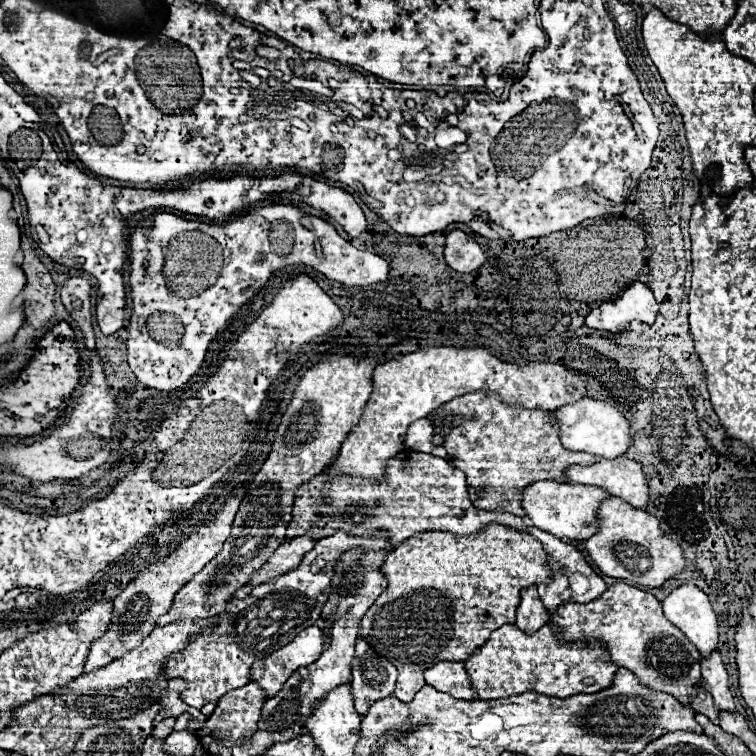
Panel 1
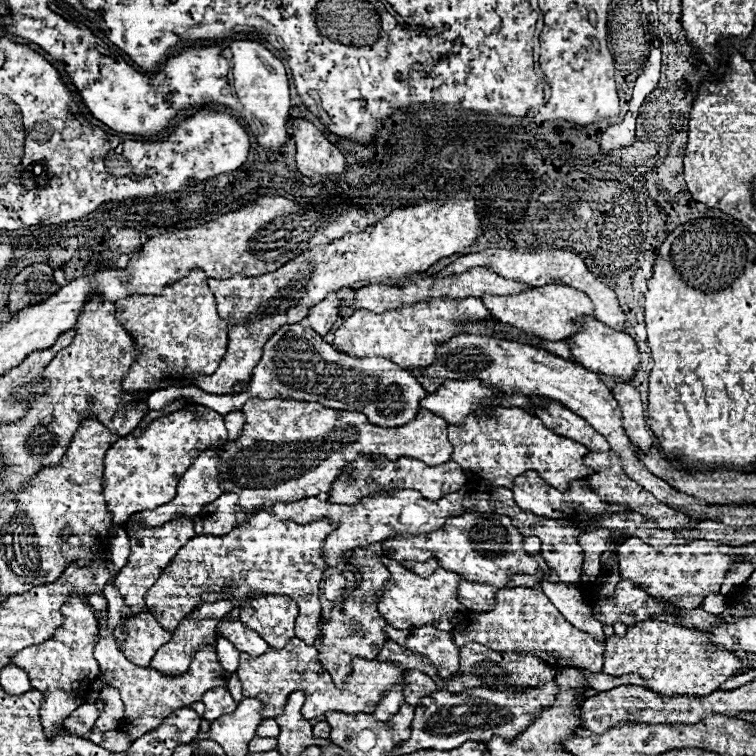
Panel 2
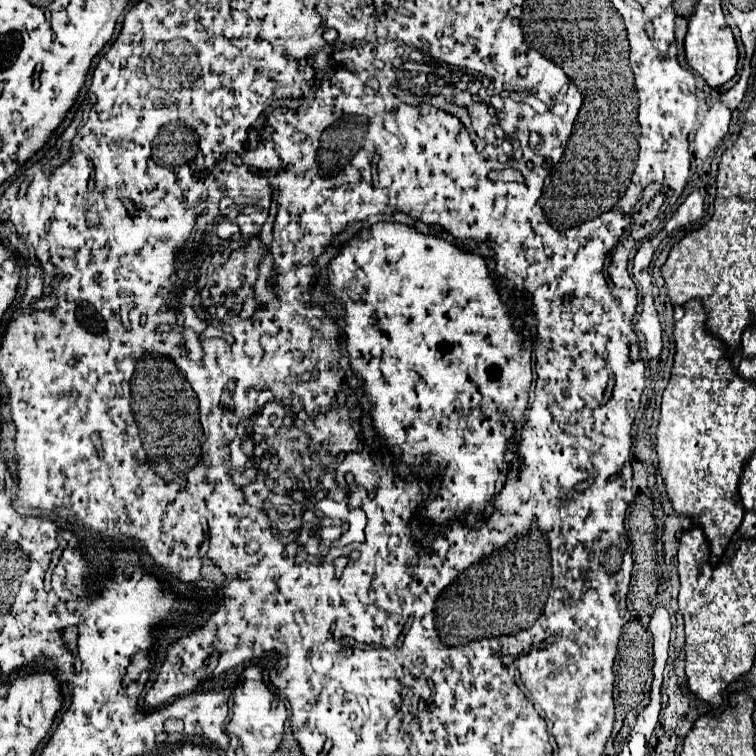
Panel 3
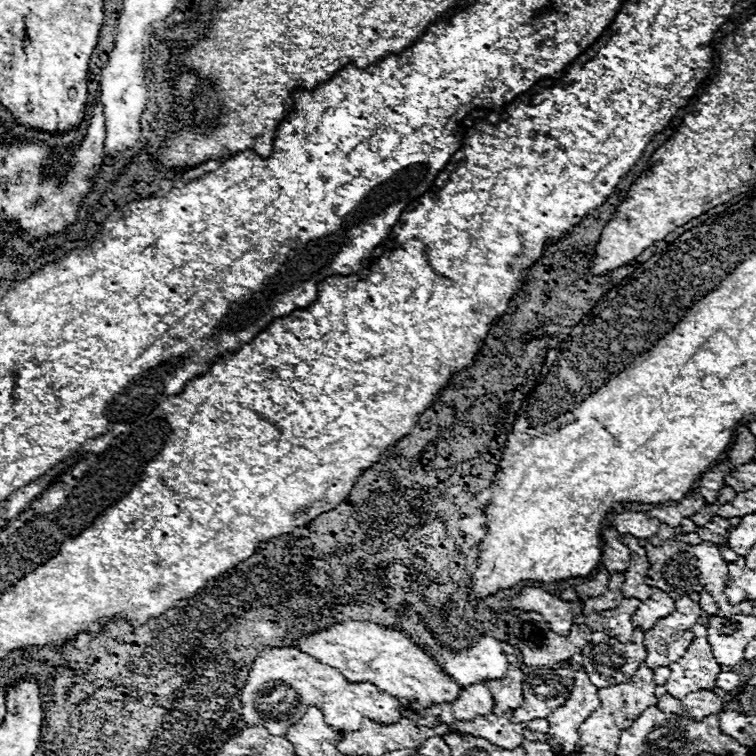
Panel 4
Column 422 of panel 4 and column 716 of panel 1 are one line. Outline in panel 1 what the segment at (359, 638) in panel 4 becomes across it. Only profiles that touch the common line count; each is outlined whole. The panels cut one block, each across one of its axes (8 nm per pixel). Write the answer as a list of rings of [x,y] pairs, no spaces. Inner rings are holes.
[[[718,650],[702,660],[702,686],[714,696],[718,710],[736,712],[734,698],[732,698],[730,686],[728,686],[728,672],[722,664]]]

